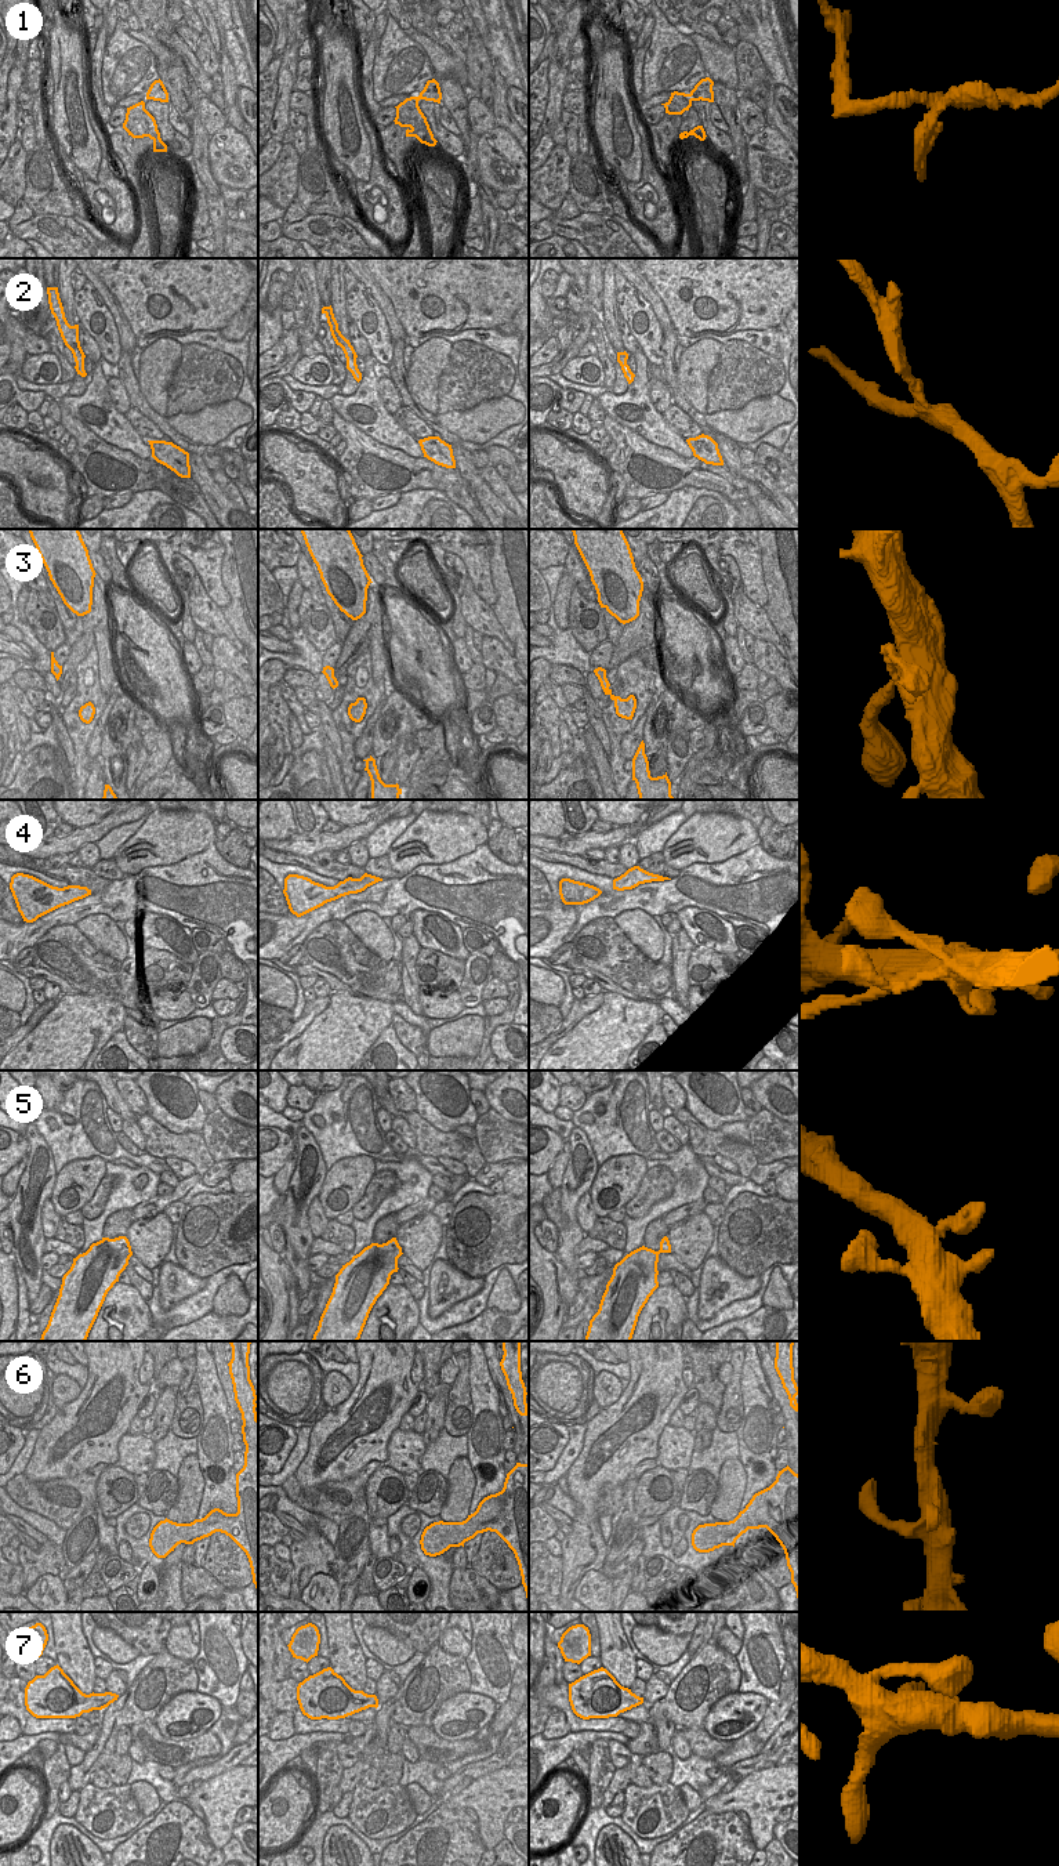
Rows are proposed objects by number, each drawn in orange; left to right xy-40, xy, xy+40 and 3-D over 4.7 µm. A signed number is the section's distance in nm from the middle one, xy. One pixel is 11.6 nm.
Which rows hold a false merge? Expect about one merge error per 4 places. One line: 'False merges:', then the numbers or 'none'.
False merges: 1

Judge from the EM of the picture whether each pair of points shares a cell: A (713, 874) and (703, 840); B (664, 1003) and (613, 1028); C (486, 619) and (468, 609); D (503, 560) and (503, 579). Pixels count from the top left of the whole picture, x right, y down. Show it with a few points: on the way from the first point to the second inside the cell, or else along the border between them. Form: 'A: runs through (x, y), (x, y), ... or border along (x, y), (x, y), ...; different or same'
A: border along (740, 852), (720, 862), (692, 862), (679, 872); different
B: border along (655, 1002), (664, 1013); different
C: runs through (482, 619), (472, 609); same
D: runs through (503, 564), (503, 575); same

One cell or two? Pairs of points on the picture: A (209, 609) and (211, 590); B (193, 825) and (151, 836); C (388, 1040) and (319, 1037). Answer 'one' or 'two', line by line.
A: two
B: one
C: two

